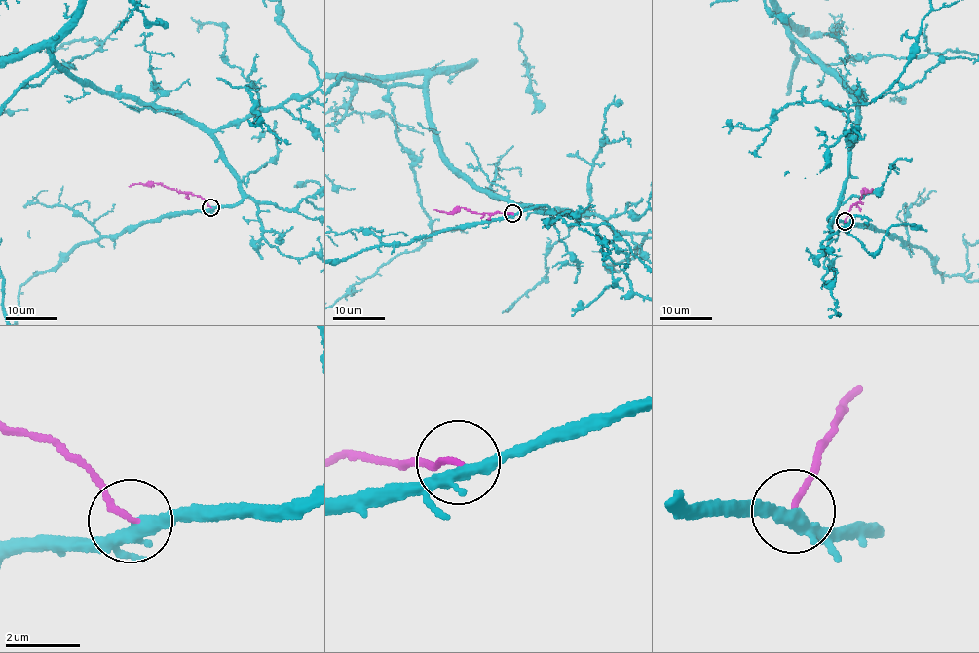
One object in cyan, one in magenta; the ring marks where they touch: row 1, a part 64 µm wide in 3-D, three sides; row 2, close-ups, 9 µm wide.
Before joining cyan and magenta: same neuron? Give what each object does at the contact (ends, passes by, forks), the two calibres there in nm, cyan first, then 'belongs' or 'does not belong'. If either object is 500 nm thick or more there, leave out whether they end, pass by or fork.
cyan passes by; magenta ends; calibres 320 and 130 nm; belongs

